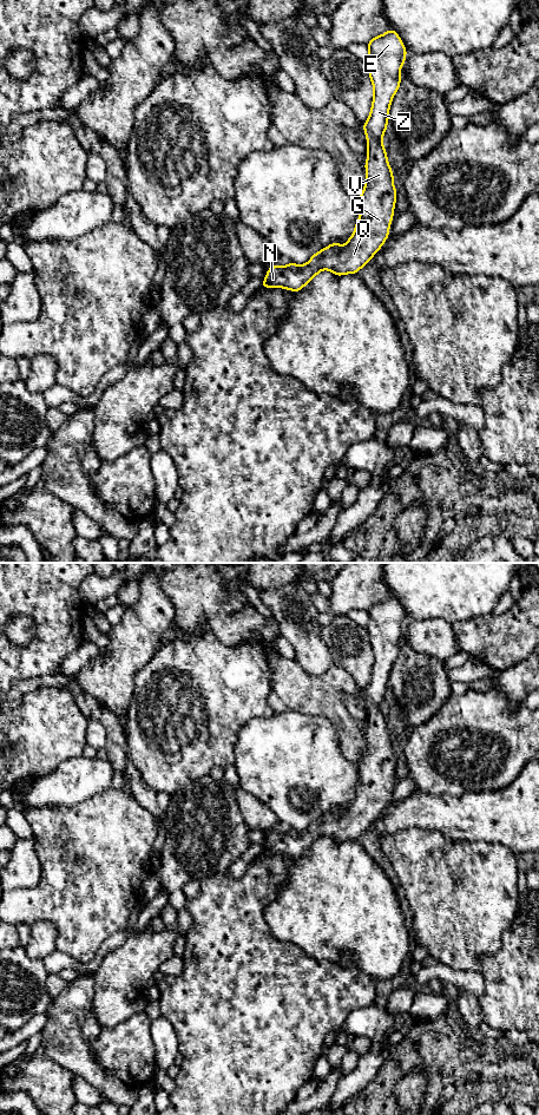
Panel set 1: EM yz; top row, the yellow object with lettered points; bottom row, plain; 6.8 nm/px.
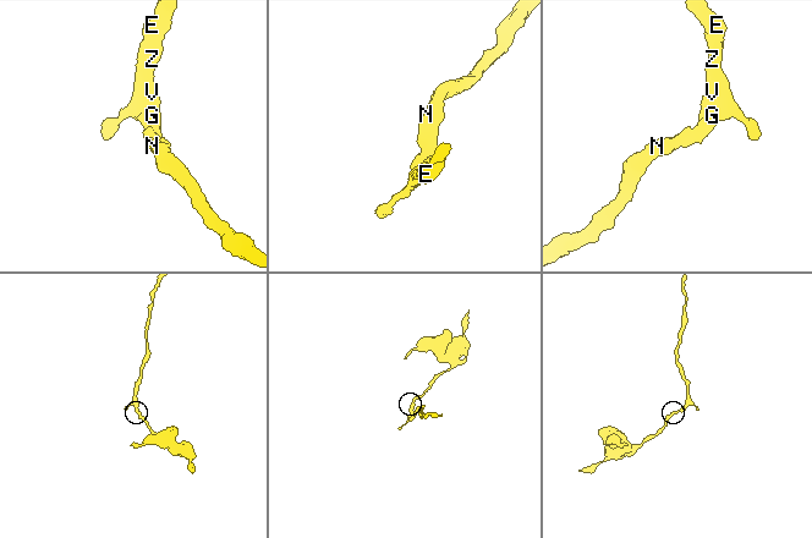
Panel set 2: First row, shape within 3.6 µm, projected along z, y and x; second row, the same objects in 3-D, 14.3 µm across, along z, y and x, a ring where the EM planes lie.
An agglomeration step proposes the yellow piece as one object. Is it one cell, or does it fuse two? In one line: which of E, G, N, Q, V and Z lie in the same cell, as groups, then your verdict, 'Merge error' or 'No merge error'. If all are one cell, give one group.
Groups: E G N Q V Z. No merge error

